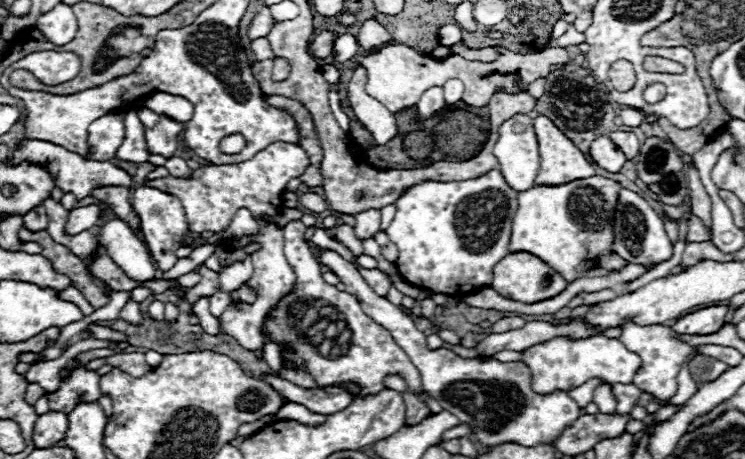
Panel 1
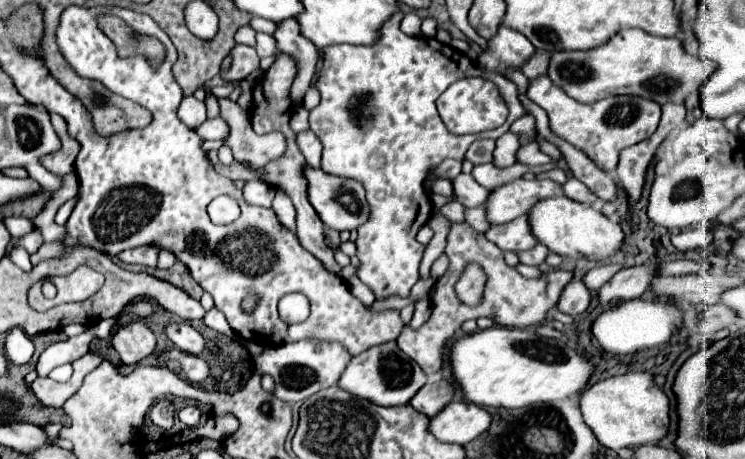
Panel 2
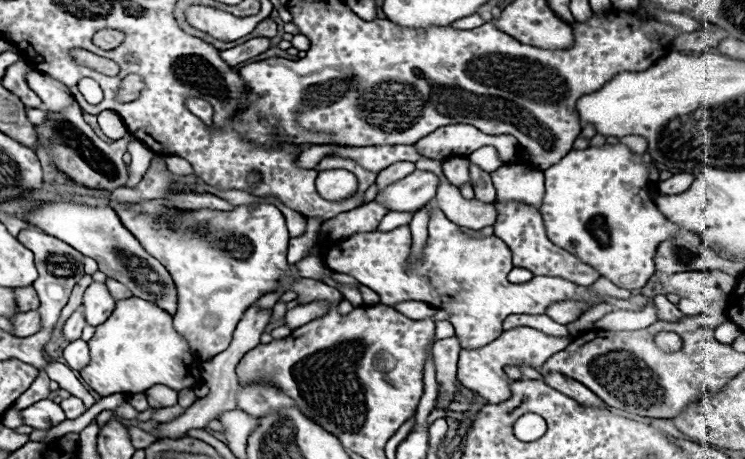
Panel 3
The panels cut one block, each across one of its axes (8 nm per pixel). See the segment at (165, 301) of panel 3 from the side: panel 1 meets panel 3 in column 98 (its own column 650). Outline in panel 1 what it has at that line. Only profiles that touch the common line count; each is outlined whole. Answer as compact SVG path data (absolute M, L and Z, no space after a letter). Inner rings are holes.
M622 188L620 202L614 214L614 252L628 264L642 264L646 268L652 268L654 264L672 258L672 250L674 248L668 234L664 232L662 218L650 208L650 204L642 196Z

